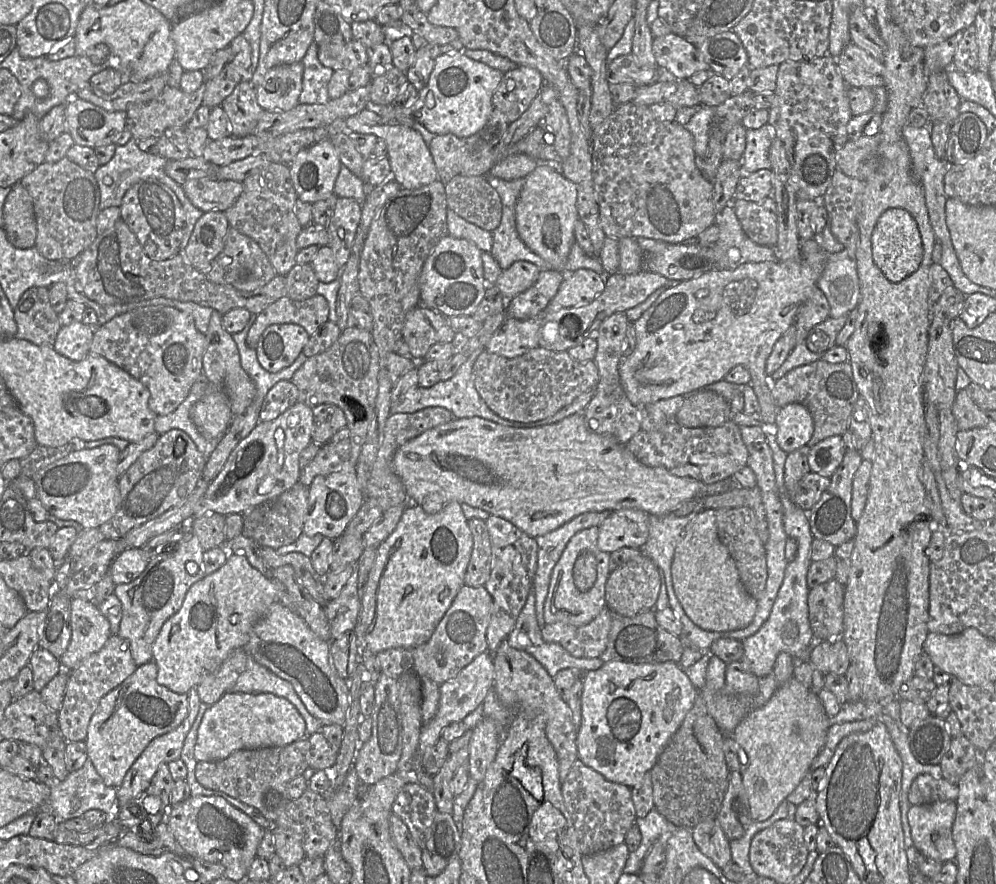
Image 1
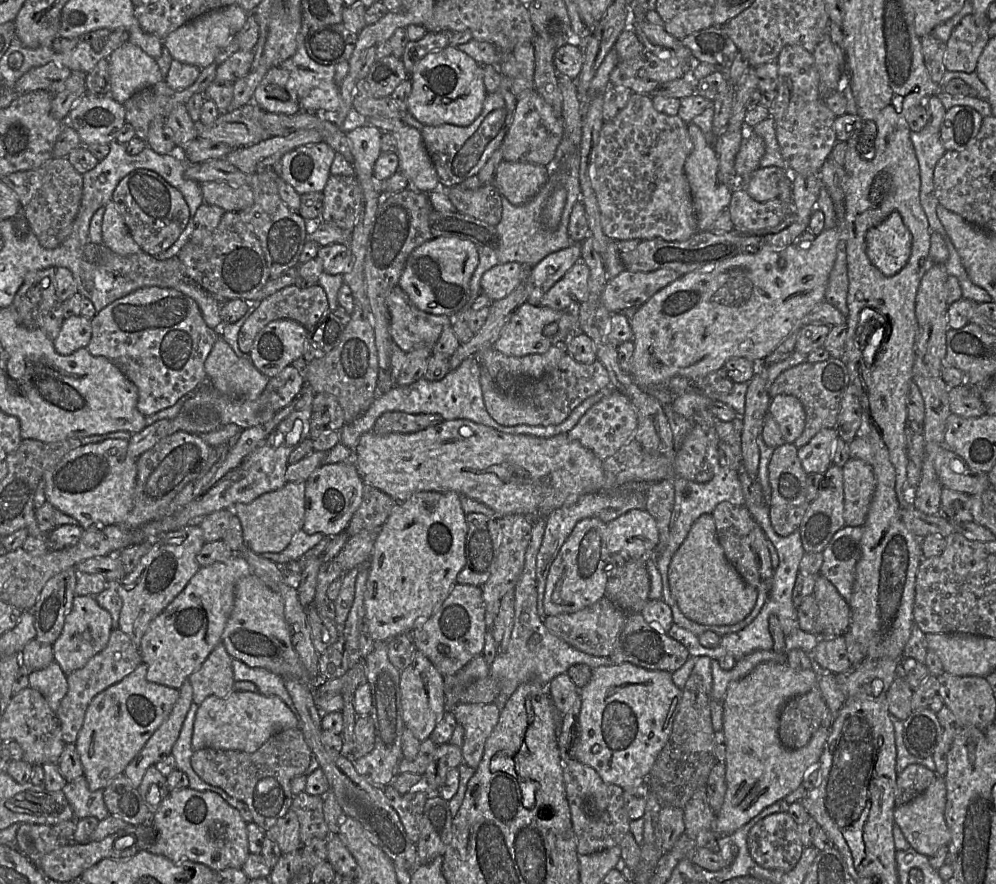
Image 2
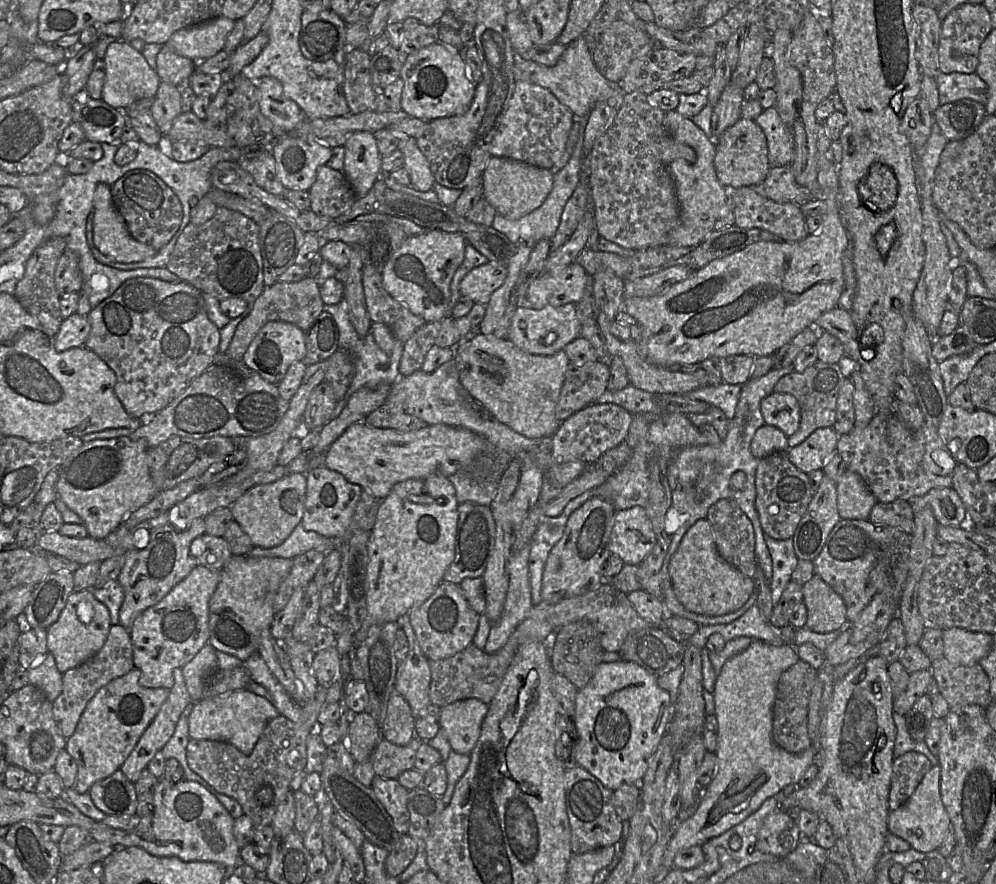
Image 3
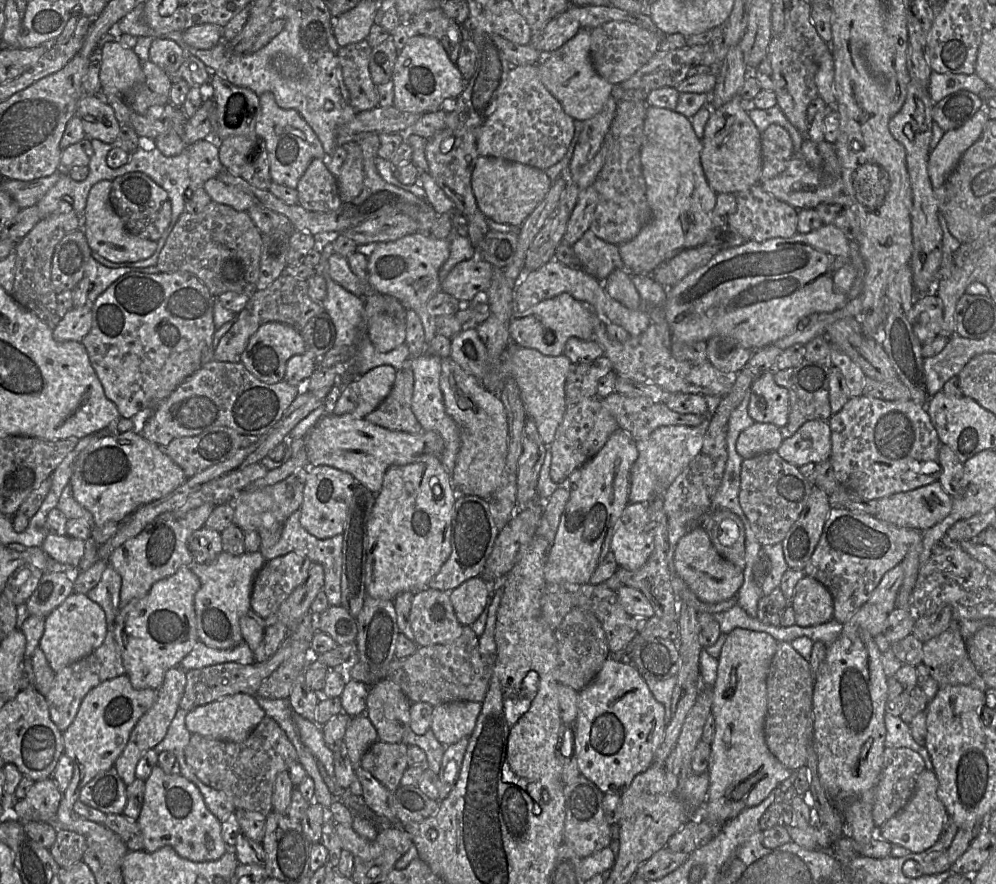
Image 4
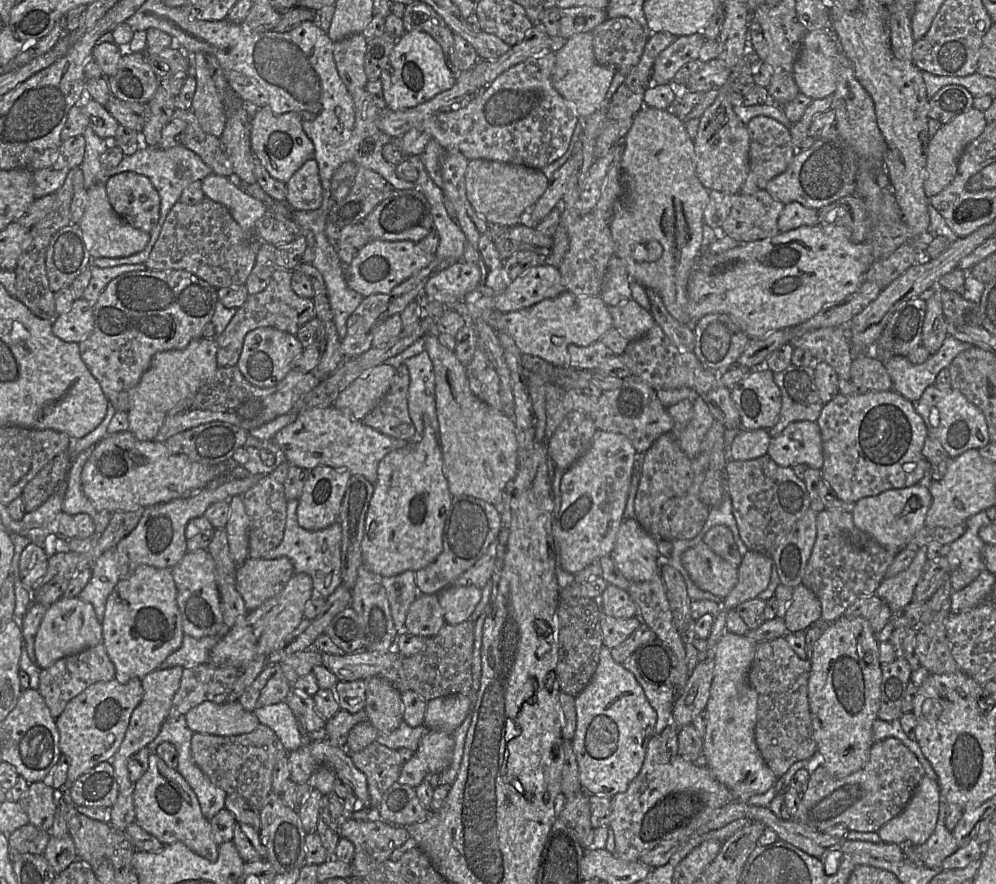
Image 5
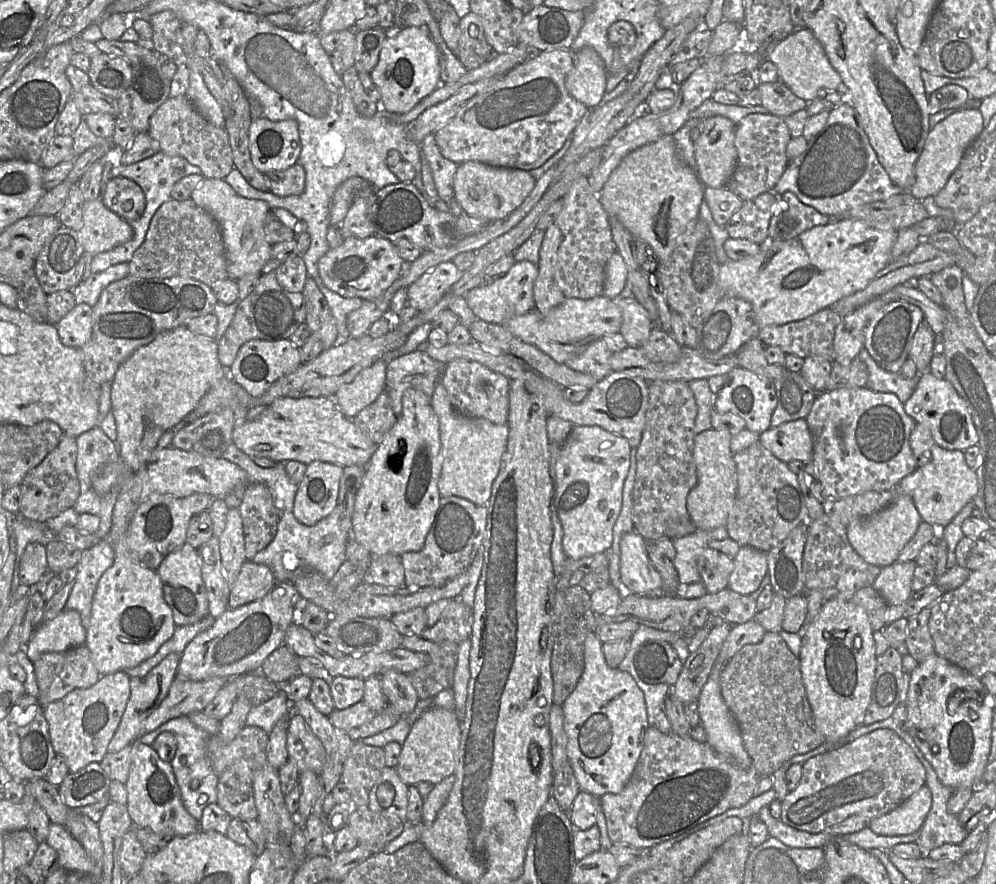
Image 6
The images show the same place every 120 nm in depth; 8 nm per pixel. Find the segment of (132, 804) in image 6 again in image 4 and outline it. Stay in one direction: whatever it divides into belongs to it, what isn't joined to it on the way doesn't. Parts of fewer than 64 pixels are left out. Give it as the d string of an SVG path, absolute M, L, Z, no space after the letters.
M159 765L145 781L144 801L137 822L144 851L149 853L171 846L184 859L206 862L220 859L230 849L221 835L221 821L206 807L198 787L180 774L167 774Z

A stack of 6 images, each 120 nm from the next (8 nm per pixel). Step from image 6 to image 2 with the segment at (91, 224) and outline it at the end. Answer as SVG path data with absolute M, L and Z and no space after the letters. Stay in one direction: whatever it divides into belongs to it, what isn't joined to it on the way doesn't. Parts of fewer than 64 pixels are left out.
M112 201L105 206L101 245L122 256L142 251L134 241L120 212Z

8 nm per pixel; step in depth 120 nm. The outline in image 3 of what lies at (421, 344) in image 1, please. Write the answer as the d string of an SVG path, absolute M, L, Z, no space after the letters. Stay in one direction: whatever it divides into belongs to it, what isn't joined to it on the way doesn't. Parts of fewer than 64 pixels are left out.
M370 266L363 267L362 283L366 300L368 315L373 322L381 322L387 325L394 336L403 344L413 333L426 324L424 318L413 314L405 305L395 300L383 286L381 273Z

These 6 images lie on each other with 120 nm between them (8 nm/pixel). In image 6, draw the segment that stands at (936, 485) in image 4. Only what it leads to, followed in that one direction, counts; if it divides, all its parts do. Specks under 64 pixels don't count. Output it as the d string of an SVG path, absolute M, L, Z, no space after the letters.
M895 494L894 501L885 509L851 521L847 526L847 537L853 549L866 563L883 568L897 561L920 522L921 516L912 498L906 494Z

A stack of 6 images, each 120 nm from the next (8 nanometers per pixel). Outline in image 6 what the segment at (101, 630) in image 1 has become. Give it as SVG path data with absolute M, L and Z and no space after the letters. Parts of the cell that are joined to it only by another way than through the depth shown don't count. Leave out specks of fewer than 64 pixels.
M64 609L55 618L36 627L29 643L23 647L34 662L47 652L60 652L85 645L86 628L78 611Z

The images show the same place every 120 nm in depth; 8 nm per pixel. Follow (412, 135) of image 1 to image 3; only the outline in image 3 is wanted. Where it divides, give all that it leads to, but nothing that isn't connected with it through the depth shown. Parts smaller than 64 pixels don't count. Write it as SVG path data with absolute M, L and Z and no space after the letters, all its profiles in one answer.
M413 137L401 140L398 150L404 155L404 168L410 175L411 186L420 192L432 190L436 181L428 160L417 145L417 140Z

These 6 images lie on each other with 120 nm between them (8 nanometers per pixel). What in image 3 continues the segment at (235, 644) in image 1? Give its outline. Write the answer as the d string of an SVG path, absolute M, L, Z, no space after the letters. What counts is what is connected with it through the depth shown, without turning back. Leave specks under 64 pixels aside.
M197 565L156 605L140 614L129 631L134 667L141 671L139 685L144 688L171 689L173 670L182 669L209 640L209 600L220 579L220 570Z

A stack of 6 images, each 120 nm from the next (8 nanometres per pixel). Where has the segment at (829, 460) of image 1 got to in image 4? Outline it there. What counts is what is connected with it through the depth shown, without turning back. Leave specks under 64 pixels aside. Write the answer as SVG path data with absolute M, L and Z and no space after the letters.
M828 421L804 423L791 437L783 440L776 452L797 467L820 463L831 455L831 430Z

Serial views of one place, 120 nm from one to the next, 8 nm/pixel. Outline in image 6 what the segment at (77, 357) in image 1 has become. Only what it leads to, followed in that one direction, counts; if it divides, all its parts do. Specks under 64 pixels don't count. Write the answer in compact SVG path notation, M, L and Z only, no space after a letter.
M86 303L76 304L55 326L62 344L82 348L92 333L92 307Z

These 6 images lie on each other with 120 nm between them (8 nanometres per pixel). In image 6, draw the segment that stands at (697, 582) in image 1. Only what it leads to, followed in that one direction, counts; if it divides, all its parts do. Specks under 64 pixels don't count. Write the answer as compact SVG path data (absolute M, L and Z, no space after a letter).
M706 548L697 559L697 569L707 593L717 594L727 588L734 563L725 554Z

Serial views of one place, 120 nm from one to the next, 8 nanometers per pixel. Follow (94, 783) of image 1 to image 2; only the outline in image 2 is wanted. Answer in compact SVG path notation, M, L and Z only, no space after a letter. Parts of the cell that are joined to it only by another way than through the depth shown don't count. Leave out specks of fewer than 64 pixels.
M84 775L66 783L61 791L72 808L74 820L94 817L101 821L110 815L104 803L103 790L90 791Z

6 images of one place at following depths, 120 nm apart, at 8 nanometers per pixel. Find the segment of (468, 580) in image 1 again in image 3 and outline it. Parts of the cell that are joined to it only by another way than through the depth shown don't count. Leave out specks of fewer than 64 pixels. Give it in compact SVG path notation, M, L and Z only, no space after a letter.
M465 502L458 504L458 526L455 558L443 576L443 581L460 584L466 578L482 578L496 540L496 524L490 507Z

